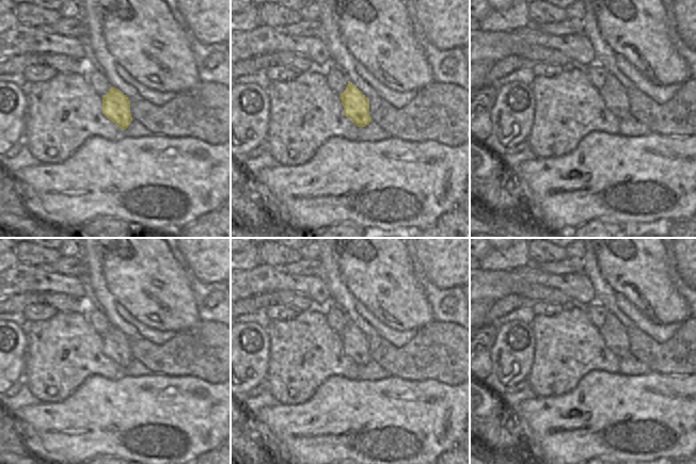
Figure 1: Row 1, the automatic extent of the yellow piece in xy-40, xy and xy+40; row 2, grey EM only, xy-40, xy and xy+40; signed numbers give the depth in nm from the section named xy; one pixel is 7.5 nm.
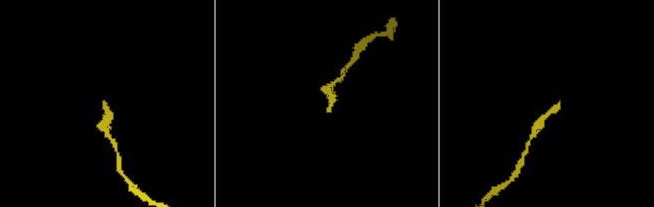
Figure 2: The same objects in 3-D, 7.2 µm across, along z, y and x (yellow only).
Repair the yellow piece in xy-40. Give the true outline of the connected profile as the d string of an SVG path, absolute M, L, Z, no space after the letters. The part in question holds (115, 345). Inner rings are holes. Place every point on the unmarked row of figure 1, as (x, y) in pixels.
M113 325L102 336L102 352L122 369L127 368L132 361L130 339L124 332Z

